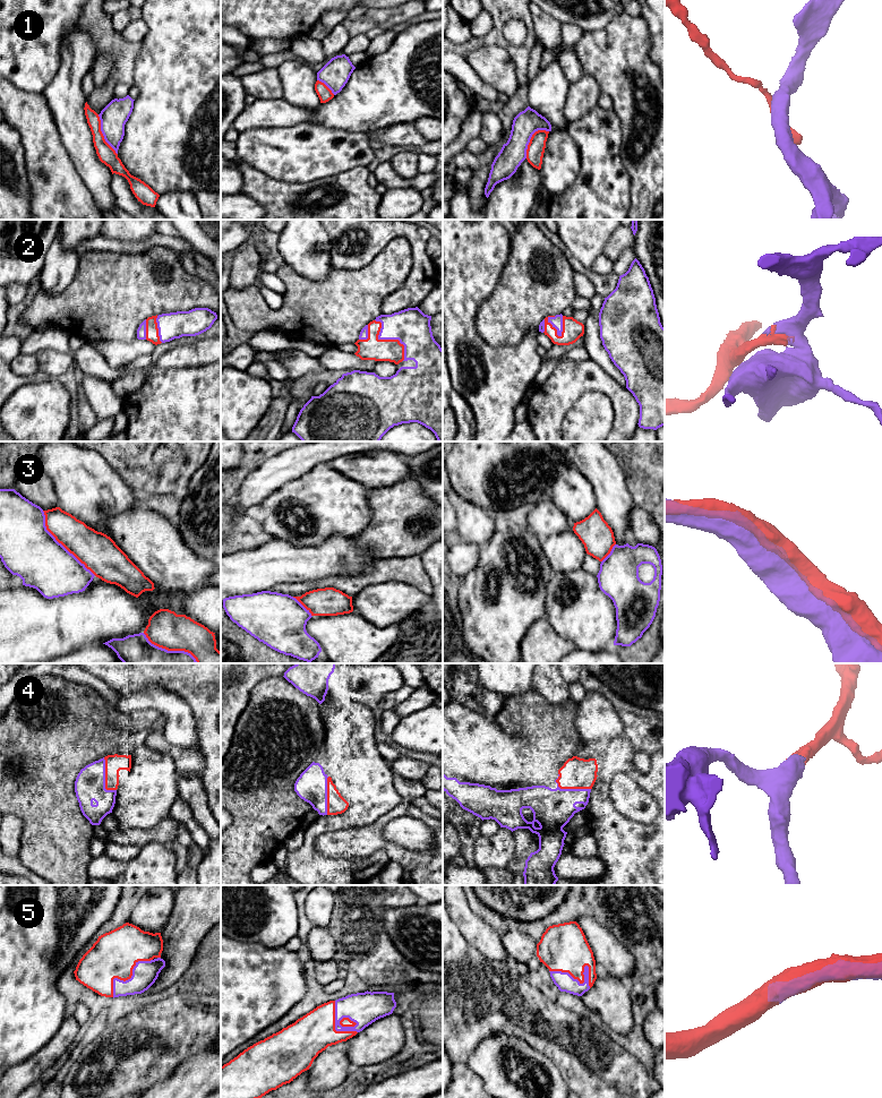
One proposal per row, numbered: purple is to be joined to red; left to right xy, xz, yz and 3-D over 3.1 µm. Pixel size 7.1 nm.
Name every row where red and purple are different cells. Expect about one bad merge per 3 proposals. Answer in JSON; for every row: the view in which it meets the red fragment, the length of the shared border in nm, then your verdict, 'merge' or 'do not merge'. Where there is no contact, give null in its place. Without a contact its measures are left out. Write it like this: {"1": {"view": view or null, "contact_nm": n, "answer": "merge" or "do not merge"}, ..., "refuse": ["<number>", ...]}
{"1": {"view": "xy", "contact_nm": 320, "answer": "do not merge"}, "2": {"view": "xz", "contact_nm": 360, "answer": "merge"}, "3": {"view": "xy", "contact_nm": 600, "answer": "merge"}, "4": {"view": "yz", "contact_nm": 260, "answer": "merge"}, "5": {"view": "yz", "contact_nm": 320, "answer": "merge"}, "refuse": ["1"]}

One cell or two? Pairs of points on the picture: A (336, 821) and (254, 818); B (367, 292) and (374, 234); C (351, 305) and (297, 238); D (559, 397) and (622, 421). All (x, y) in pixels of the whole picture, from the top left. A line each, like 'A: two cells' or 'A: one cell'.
A: two cells
B: two cells
C: two cells
D: one cell

